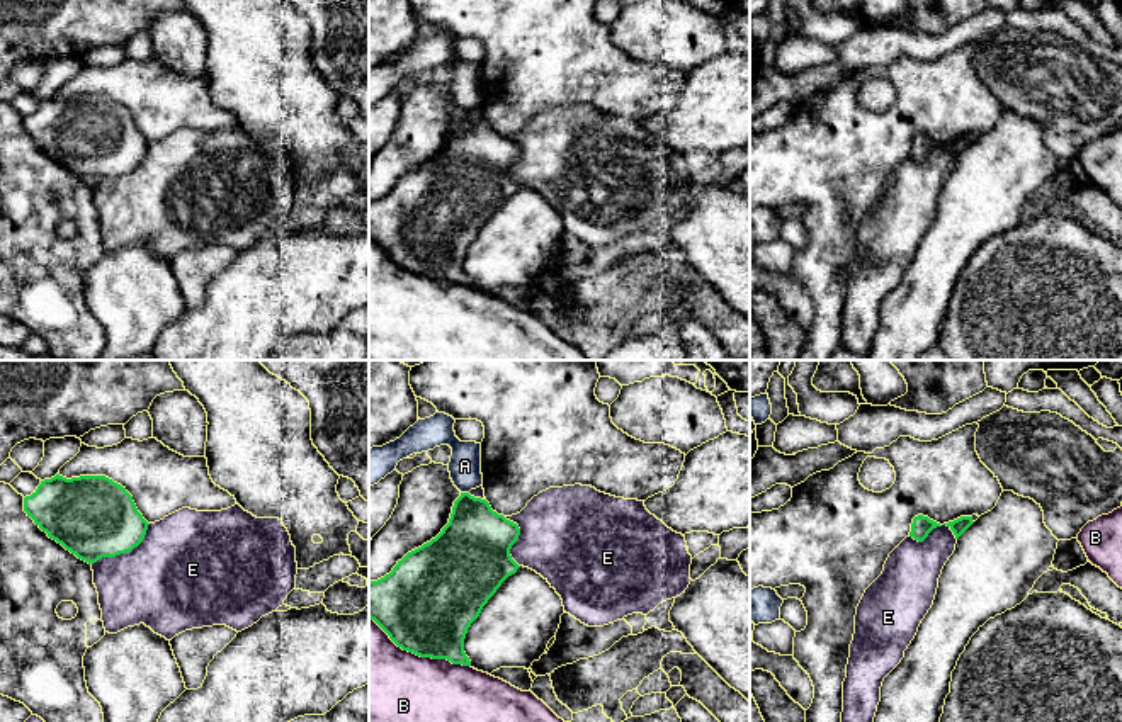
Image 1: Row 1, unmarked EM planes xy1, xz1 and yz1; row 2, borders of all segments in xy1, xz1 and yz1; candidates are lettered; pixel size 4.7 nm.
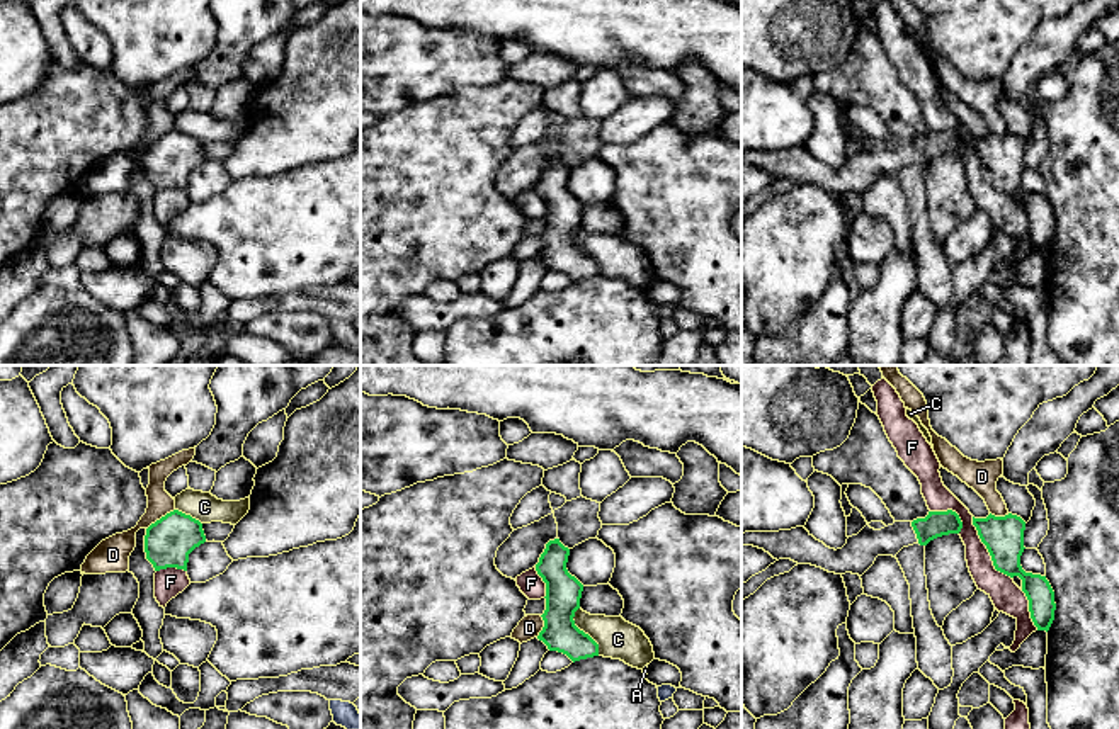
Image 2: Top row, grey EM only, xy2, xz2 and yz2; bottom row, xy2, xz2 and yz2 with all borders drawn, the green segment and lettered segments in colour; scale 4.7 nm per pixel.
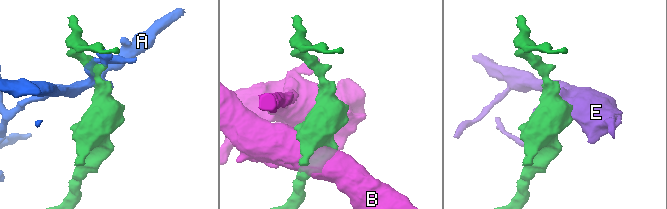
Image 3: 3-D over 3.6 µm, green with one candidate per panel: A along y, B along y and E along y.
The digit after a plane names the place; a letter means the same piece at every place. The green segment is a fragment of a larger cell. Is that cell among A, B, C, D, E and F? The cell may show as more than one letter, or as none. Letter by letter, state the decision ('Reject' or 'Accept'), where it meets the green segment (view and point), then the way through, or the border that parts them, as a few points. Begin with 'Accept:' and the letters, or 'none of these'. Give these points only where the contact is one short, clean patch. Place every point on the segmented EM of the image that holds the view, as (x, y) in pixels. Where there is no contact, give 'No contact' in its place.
Accept: none of these
A: Reject. Touches green at xz1 (464, 493)
B: Reject. Touches green at xz1 (420, 656)
C: Reject. Touches green at xz2 (582, 631)
D: Reject. Touches green at xy2 (162, 517)
E: Reject. Touches green at xy1 (124, 552). Boundary: xy1 (150, 524), (145, 537), (130, 551), (102, 556), (92, 564)
F: Reject. Touches green at yz2 (988, 551)

